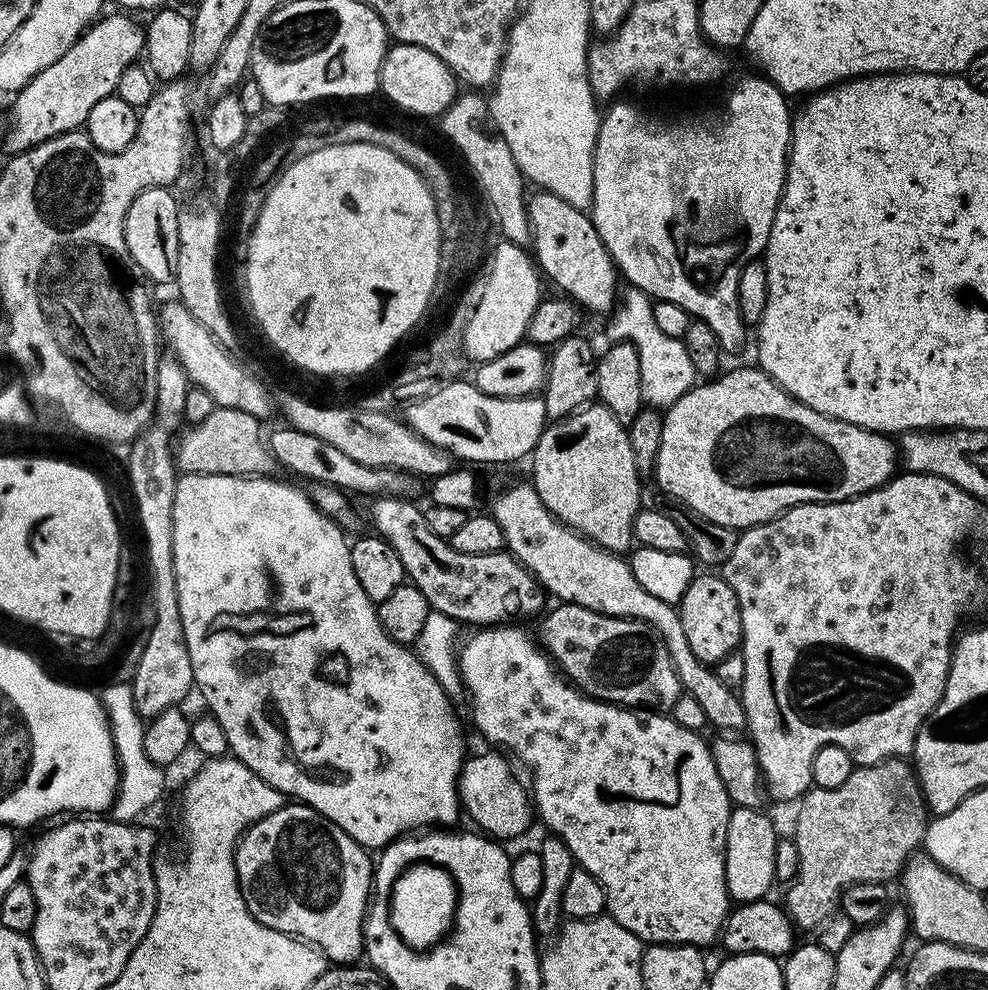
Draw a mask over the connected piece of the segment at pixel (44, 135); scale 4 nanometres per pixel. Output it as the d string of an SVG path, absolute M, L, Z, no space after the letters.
M105 15L97 19L94 27L75 40L58 62L46 66L46 70L15 93L12 125L4 140L8 154L25 152L33 144L41 144L64 132L83 129L96 104L117 91L123 72L135 65L136 55L139 57L144 51L144 33L141 25L132 21L135 19L131 15L116 15L120 16Z

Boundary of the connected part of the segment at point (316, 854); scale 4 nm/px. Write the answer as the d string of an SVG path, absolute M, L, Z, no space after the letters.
M288 802L257 820L240 837L236 845L236 877L250 914L262 926L312 944L329 961L348 966L359 961L356 959L365 951L364 918L374 891L374 860L368 856L371 856L369 849L322 813L315 812L308 804Z

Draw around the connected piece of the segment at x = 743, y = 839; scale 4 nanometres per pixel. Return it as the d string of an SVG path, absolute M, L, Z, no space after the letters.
M733 807L730 822L726 826L726 850L724 865L726 866L726 882L728 895L733 901L747 902L763 900L769 895L772 884L776 880L774 874L774 850L778 833L768 816L755 808Z

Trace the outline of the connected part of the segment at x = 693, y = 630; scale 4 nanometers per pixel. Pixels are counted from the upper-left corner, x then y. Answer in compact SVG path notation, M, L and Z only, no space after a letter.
M693 575L686 594L680 599L678 611L682 618L682 630L686 632L686 642L690 642L690 650L694 650L696 657L704 664L715 666L730 653L737 651L742 640L740 607L723 575Z

